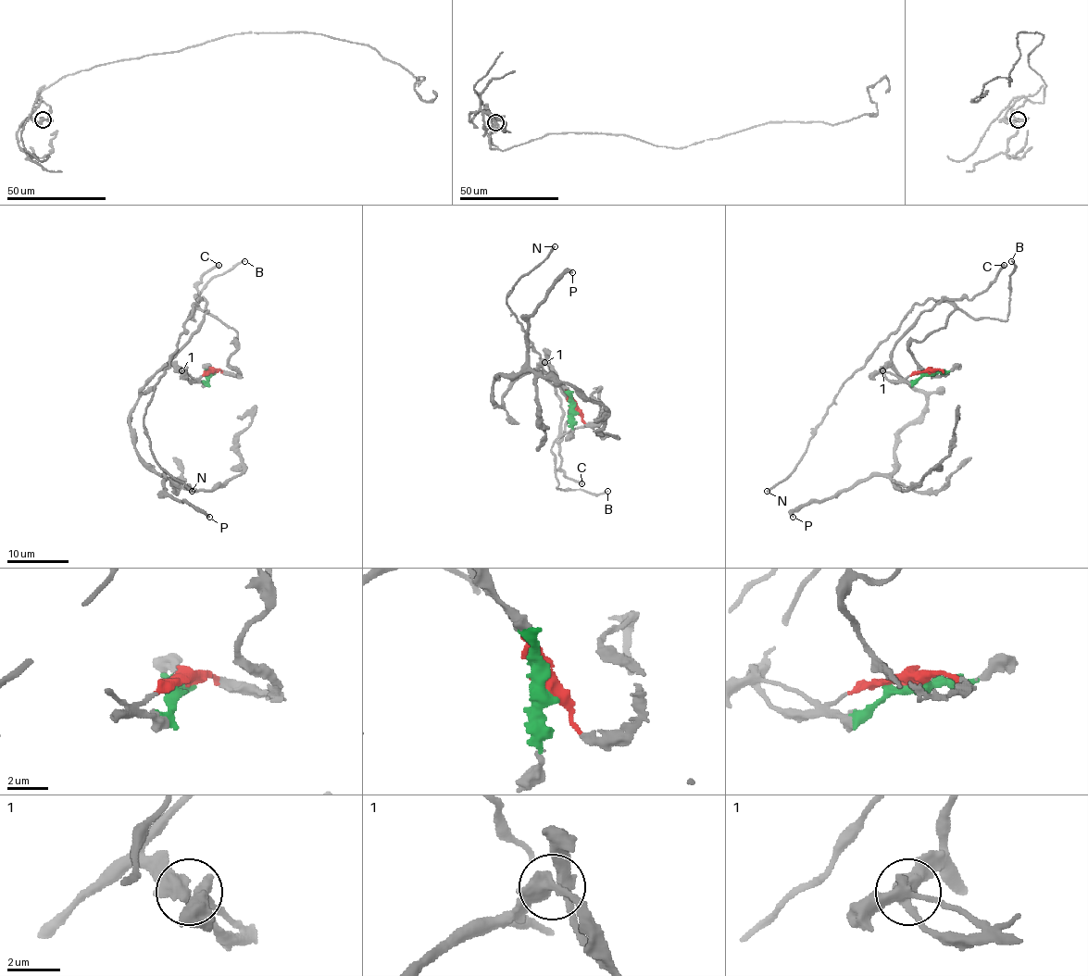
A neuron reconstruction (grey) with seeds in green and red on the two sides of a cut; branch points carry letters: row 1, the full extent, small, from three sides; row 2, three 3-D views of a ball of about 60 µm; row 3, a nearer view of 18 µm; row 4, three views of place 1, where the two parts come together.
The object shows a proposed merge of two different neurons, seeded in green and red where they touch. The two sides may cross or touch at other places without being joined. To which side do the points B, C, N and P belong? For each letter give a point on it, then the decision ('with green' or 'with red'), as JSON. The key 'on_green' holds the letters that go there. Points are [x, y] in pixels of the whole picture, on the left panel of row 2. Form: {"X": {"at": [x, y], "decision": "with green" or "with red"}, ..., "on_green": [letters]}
{"B": {"at": [244, 261], "decision": "with red"}, "C": {"at": [218, 265], "decision": "with green"}, "N": {"at": [192, 491], "decision": "with red"}, "P": {"at": [209, 517], "decision": "with green"}, "on_green": ["C", "P"]}

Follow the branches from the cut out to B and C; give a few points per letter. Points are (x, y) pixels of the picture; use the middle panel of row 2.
B: (574, 407), (597, 422), (602, 406), (591, 394), (600, 389), (597, 418), (551, 449), (557, 487), (607, 491)
C: (572, 407), (568, 390), (544, 362), (535, 370), (548, 375), (571, 403), (558, 444), (563, 473), (581, 484)

